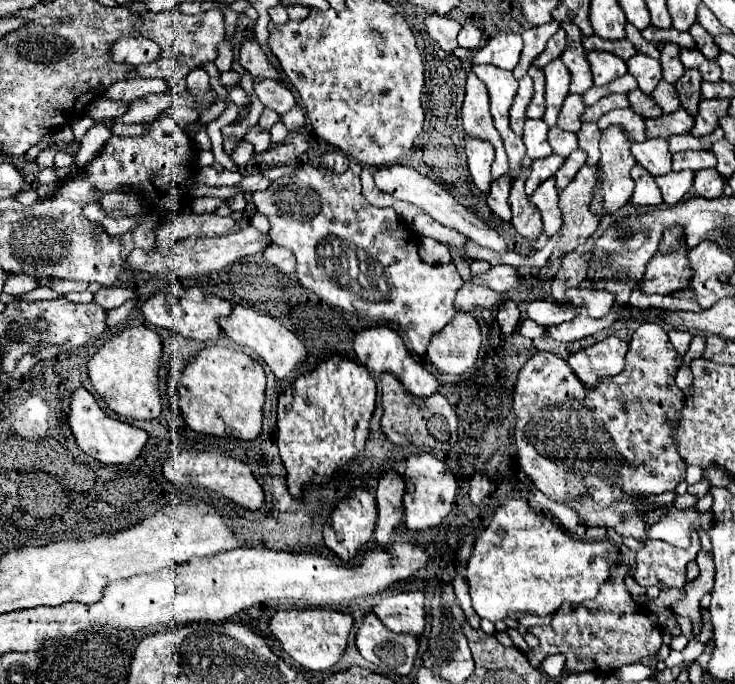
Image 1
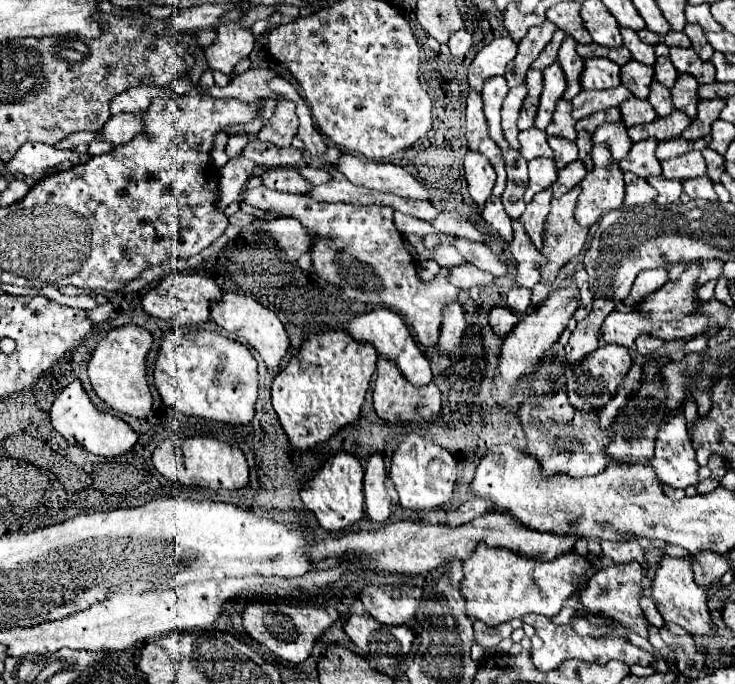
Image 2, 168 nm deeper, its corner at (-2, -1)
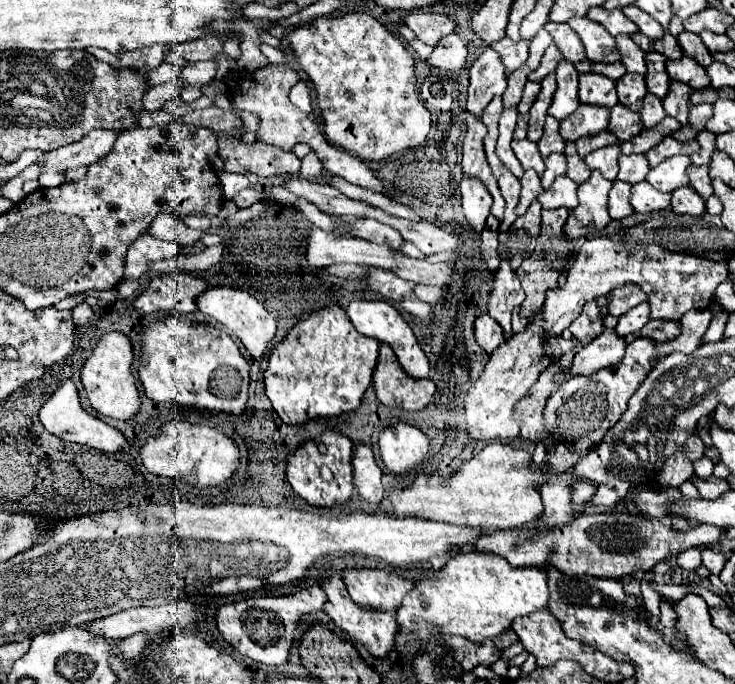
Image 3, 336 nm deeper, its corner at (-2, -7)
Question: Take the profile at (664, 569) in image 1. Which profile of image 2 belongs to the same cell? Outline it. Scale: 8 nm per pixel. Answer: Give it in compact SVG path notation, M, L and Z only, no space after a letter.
M665 555L659 559L657 571L651 579L651 599L657 601L659 611L665 621L681 625L691 635L695 635L695 633L711 635L713 633L705 589L693 581L693 557L691 555L687 555L687 557Z

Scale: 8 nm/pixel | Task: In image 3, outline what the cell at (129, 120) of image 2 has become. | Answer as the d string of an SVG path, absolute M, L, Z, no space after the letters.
M95 129L87 133L79 143L65 145L61 149L55 149L51 153L45 153L39 159L39 165L43 167L39 175L39 187L49 189L63 183L63 175L69 169L77 169L81 165L89 167L91 163L99 161L111 151L111 145L115 143L119 131L103 131Z

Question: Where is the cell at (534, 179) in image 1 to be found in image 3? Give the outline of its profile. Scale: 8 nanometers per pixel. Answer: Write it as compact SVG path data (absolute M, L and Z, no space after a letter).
M525 171L523 179L521 179L521 199L519 199L519 203L517 203L517 215L519 215L519 217L527 211L529 203L531 203L533 199L537 199L537 195L539 195L541 191L543 191L543 187L541 187L541 183L539 183L539 175L537 175L535 171Z

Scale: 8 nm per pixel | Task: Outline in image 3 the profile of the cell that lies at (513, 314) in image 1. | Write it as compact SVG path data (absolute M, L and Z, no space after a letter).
M487 313L475 319L475 341L485 349L485 353L491 353L495 347L505 343L499 323L495 323Z

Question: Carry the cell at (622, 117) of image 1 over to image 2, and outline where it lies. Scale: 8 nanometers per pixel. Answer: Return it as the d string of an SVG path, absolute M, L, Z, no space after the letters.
M617 121L611 125L601 125L593 133L593 143L607 143L615 161L621 161L633 145L629 135L627 135L627 127L623 125L623 121Z

